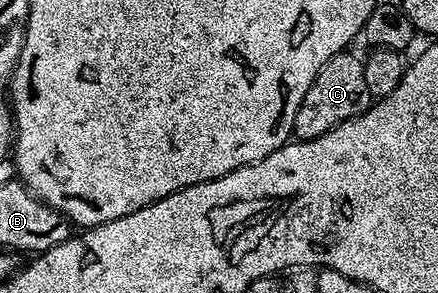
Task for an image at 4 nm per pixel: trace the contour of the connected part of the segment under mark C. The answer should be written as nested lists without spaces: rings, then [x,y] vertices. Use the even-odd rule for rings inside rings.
[[[347,50],[328,58],[312,86],[308,86],[308,94],[304,94],[304,102],[300,102],[300,110],[294,119],[293,135],[297,139],[320,138],[320,134],[328,134],[328,130],[340,126],[340,122],[348,122],[370,108],[372,97],[364,79],[364,66],[352,53]]]

